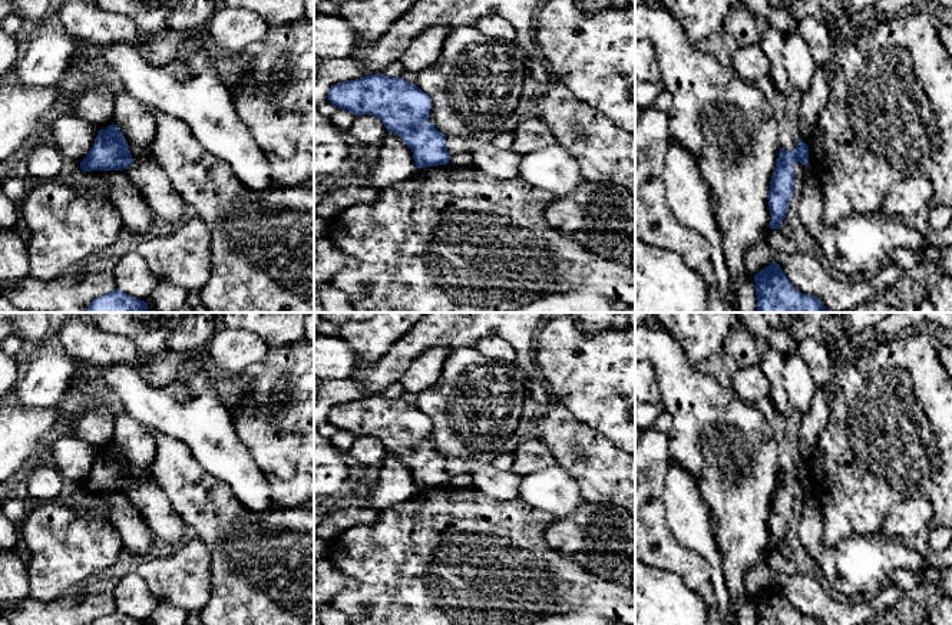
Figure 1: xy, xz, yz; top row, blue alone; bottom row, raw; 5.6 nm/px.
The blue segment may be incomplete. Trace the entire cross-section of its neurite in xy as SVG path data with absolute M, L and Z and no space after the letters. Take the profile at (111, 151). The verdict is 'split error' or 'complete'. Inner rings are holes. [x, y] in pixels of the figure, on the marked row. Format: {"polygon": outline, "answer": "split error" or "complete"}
{"polygon": "M116 125L97 130L97 136L87 156L80 162L80 169L122 171L133 163L129 145Z", "answer": "complete"}

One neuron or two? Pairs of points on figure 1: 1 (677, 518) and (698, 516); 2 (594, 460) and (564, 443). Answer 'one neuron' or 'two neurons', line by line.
1: one neuron
2: one neuron

